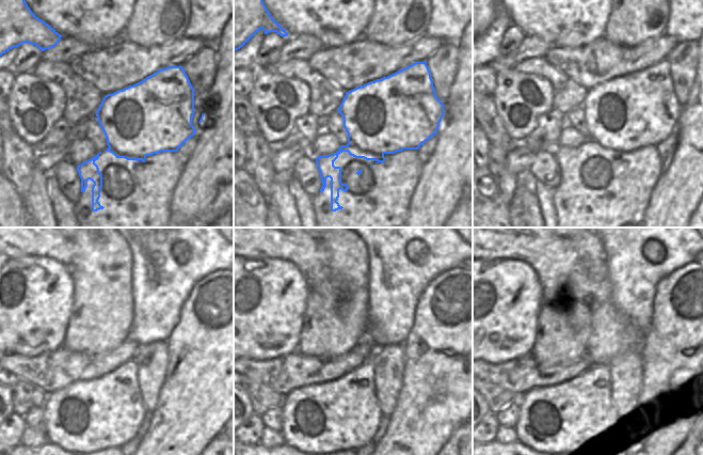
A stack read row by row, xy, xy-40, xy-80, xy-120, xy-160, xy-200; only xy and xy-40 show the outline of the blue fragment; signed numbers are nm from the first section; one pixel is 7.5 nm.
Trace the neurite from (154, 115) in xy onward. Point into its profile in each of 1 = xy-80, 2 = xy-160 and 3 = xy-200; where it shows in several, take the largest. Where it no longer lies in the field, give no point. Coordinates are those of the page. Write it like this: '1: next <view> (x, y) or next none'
1: next xy-80 (626, 113)
2: next xy-160 (313, 416)
3: next xy-200 (575, 417)

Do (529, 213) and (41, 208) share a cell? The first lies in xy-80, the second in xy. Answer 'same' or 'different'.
same

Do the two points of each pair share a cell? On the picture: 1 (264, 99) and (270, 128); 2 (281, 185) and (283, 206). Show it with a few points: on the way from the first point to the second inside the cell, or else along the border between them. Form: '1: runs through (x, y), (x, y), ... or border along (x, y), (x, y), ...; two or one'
1: runs through (257, 107), (265, 121); one
2: runs through (281, 190), (283, 201); one

